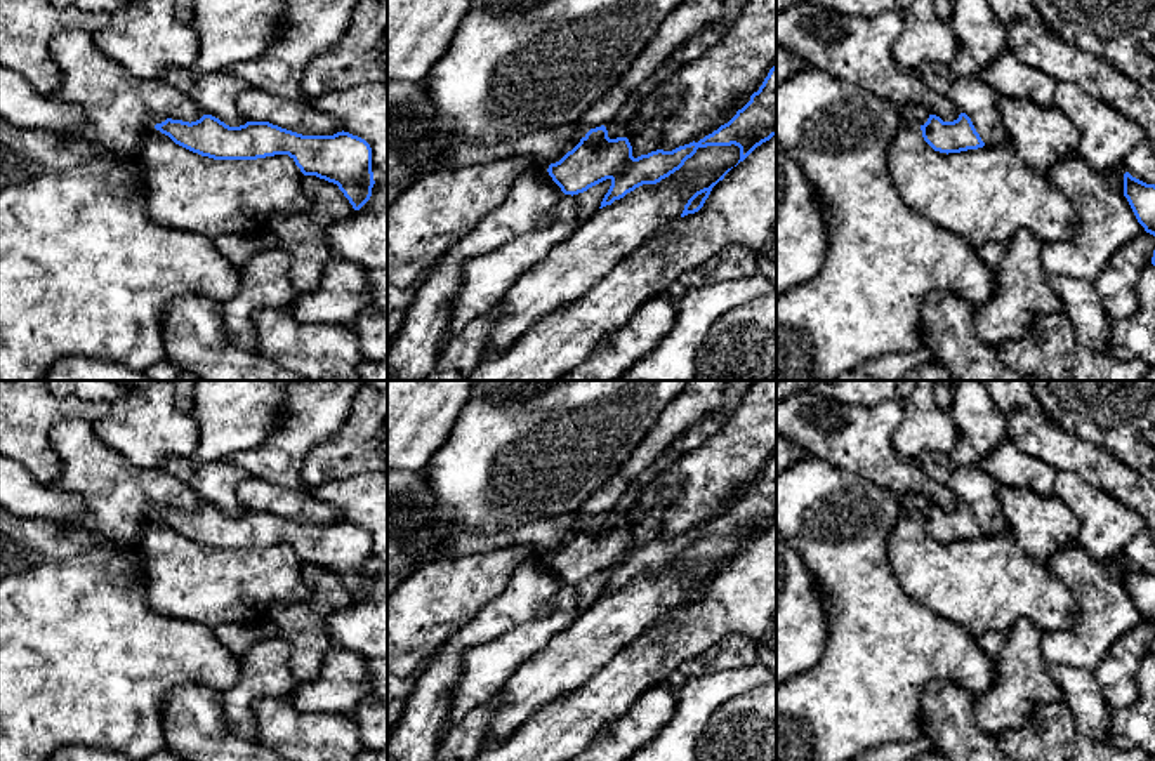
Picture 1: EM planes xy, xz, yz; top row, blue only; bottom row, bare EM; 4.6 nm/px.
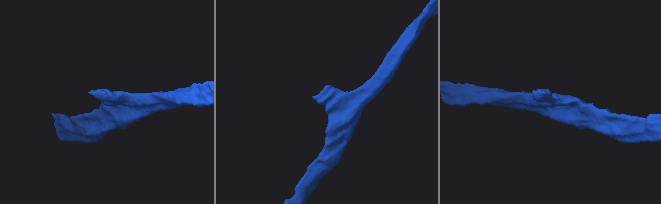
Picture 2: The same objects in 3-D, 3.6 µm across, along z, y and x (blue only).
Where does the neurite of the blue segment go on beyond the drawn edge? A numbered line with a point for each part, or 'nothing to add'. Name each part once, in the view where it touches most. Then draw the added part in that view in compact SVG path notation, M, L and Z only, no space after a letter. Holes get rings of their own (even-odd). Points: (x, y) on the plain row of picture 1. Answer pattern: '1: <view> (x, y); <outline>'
1: xz (547, 536); M575 513L542 518L518 528L488 533L462 525L448 528L446 537L436 549L436 559L465 558L485 554L497 547L533 546L537 553L551 554L559 551L570 539L575 525Z

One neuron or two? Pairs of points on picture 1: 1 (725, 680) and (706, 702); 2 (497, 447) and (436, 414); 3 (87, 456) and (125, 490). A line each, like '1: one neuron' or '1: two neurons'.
1: one neuron
2: two neurons
3: one neuron

